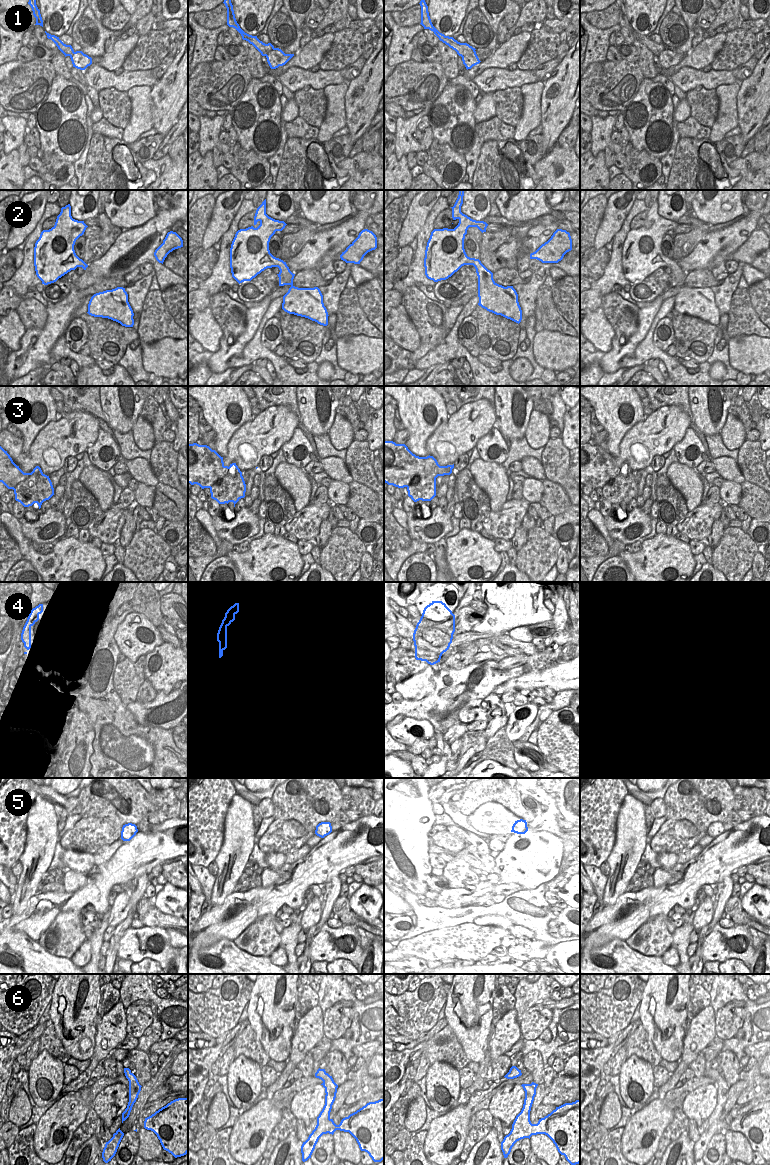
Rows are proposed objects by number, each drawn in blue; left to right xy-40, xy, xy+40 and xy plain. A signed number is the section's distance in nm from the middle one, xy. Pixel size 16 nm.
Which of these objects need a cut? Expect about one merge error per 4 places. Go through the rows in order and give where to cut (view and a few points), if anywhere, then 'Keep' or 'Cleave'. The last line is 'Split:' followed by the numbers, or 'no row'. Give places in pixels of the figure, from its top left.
1: Split along xy+40 (474, 50), (462, 57). Cleave
2: No split. Keep
3: Split along xy+40 (437, 476), (420, 475), (414, 478), (407, 487). Cleave
4: No split. Keep
5: No split. Keep
6: No split. Keep
Split: 1, 3

